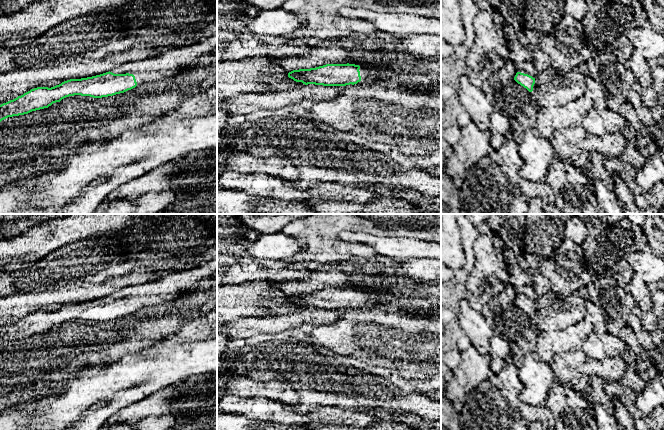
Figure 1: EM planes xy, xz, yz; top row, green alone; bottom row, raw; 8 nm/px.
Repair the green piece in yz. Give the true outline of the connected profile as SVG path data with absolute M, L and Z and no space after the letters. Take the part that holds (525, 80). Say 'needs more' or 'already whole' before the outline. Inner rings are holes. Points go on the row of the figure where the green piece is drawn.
needs more; M524 62L515 69L514 80L526 88L529 92L532 92L535 88L535 79L539 75L539 72L535 68L533 62Z

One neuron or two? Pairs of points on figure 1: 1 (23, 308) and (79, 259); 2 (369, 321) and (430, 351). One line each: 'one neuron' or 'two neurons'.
1: two neurons
2: one neuron

